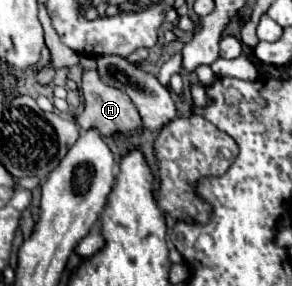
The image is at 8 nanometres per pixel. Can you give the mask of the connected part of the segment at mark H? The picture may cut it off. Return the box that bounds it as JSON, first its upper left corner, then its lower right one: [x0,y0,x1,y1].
[78,54,142,136]

